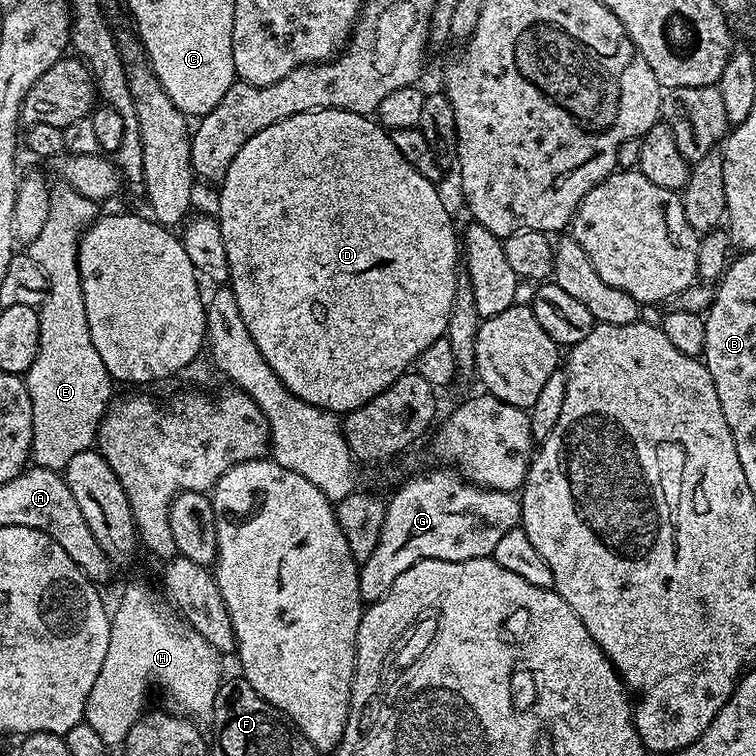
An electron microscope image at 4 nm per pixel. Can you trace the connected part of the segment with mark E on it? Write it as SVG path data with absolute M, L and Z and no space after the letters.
M65 182L58 183L51 193L49 202L49 216L39 231L38 238L34 238L26 248L48 279L48 297L40 305L40 352L34 362L28 367L26 383L30 402L32 403L32 455L31 463L37 468L49 468L60 472L74 458L74 454L89 451L96 444L96 434L100 430L100 421L108 410L113 399L112 387L114 381L109 376L106 366L102 366L102 358L98 358L98 350L94 350L94 342L90 338L90 326L86 322L86 306L84 295L80 289L80 275L78 274L78 246L85 228L97 219L97 201L83 197Z

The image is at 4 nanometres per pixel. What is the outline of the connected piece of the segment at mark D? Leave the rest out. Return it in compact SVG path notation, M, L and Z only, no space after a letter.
M337 108L303 112L282 122L274 122L274 126L258 130L258 134L254 134L254 138L250 138L250 142L246 142L238 154L234 154L230 170L226 170L218 184L218 219L222 246L226 246L228 284L255 346L258 346L274 374L285 384L286 390L302 402L333 414L352 412L370 402L370 398L382 394L382 390L386 390L415 365L426 346L447 333L458 271L458 232L452 229L452 216L436 187L433 181L422 178L422 174L418 174L418 170L406 162L398 146L394 146L391 135L372 116Z

